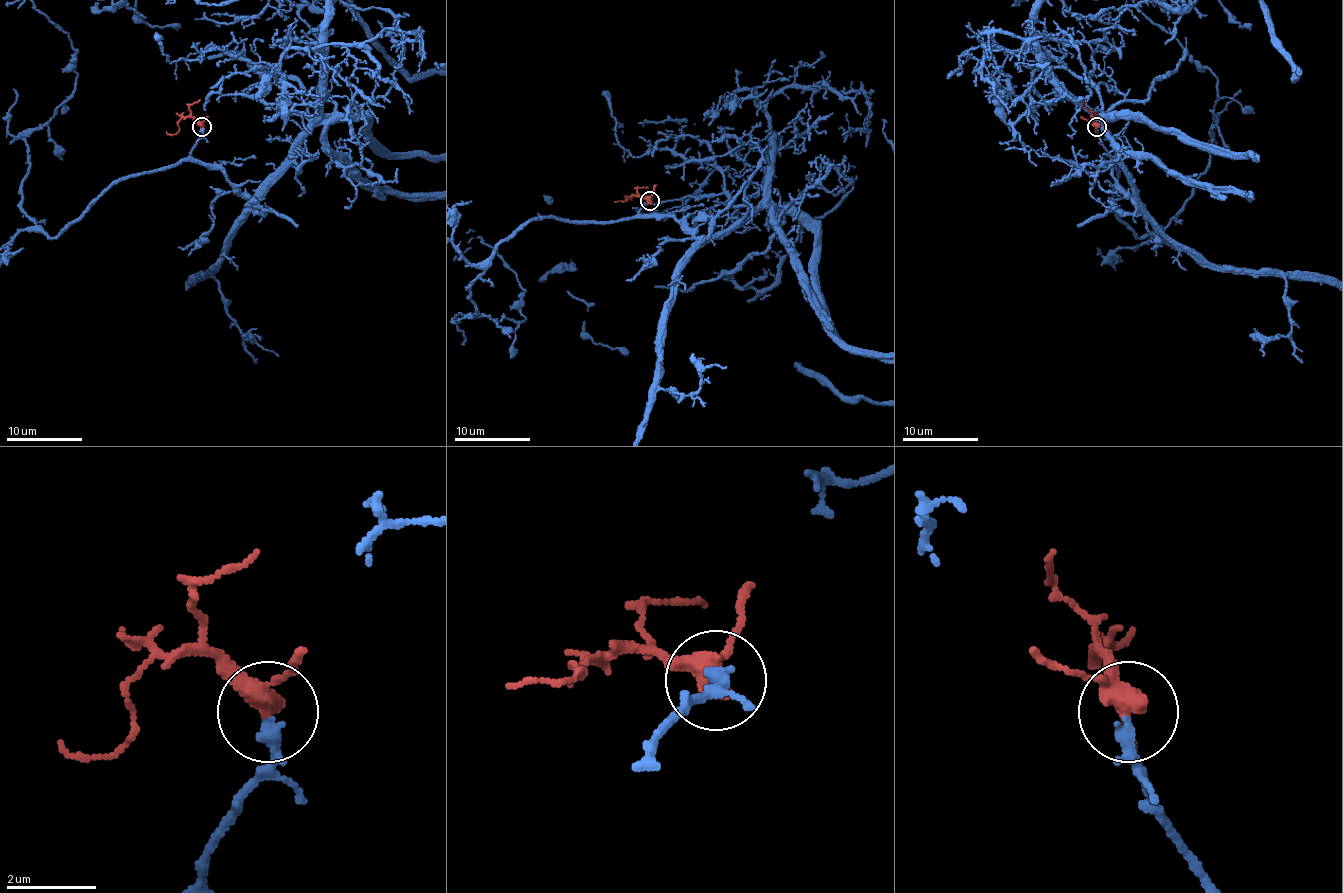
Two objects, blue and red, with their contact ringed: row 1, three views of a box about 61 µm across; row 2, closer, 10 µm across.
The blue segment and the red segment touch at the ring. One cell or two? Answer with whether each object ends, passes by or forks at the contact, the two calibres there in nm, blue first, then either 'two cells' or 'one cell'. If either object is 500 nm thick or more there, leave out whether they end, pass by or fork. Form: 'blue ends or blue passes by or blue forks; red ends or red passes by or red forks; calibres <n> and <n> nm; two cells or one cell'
blue ends; red passes by; calibres 320 and 400 nm; one cell

